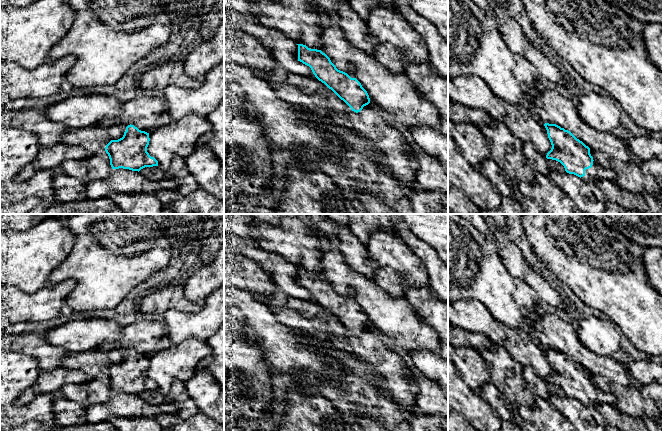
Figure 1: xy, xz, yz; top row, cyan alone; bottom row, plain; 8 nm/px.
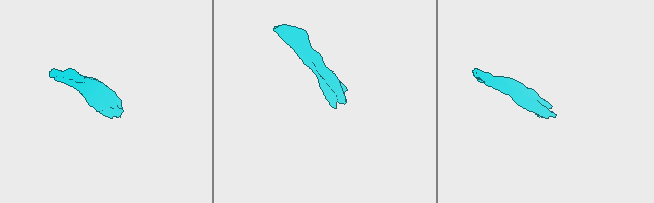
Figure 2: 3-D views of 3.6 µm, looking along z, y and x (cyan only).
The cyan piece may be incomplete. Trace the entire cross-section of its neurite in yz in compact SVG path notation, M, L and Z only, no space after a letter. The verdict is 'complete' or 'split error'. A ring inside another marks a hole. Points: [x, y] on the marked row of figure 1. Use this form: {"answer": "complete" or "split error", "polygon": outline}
{"answer": "split error", "polygon": "M544 124L552 148L546 158L560 162L565 171L581 179L594 182L596 178L616 183L616 174L597 164L590 154L590 148L577 139L570 131L556 124Z"}

